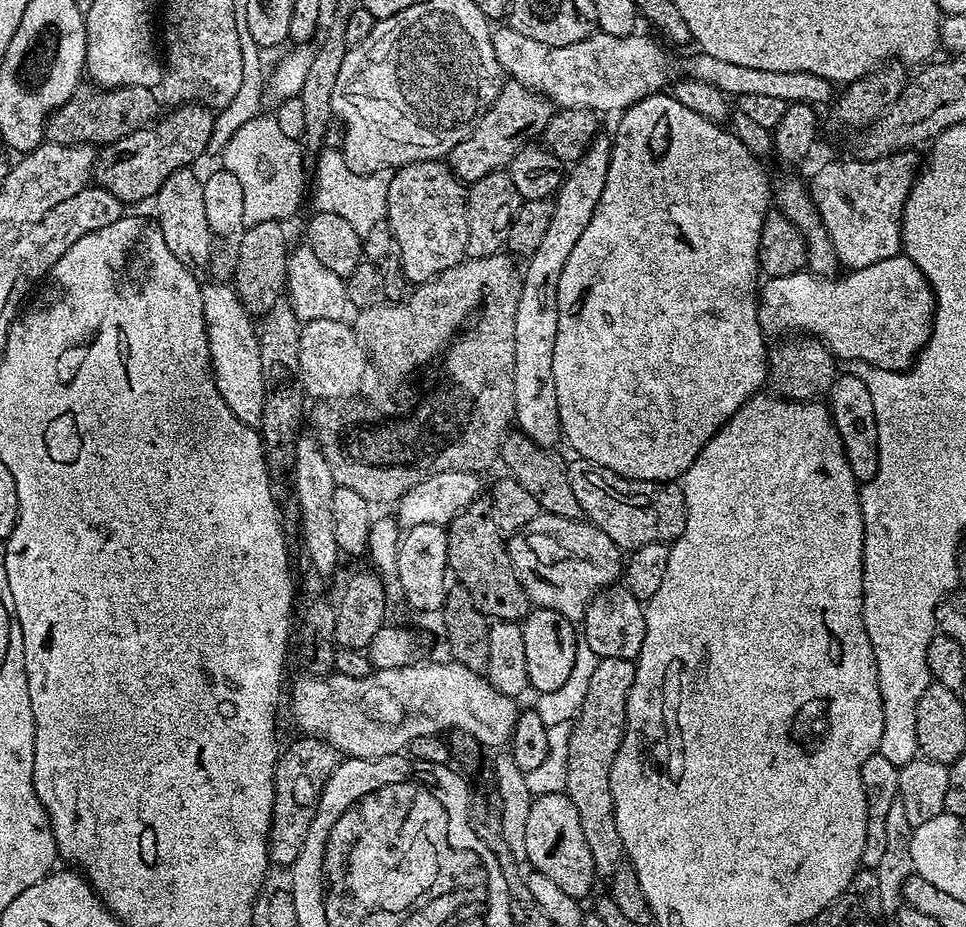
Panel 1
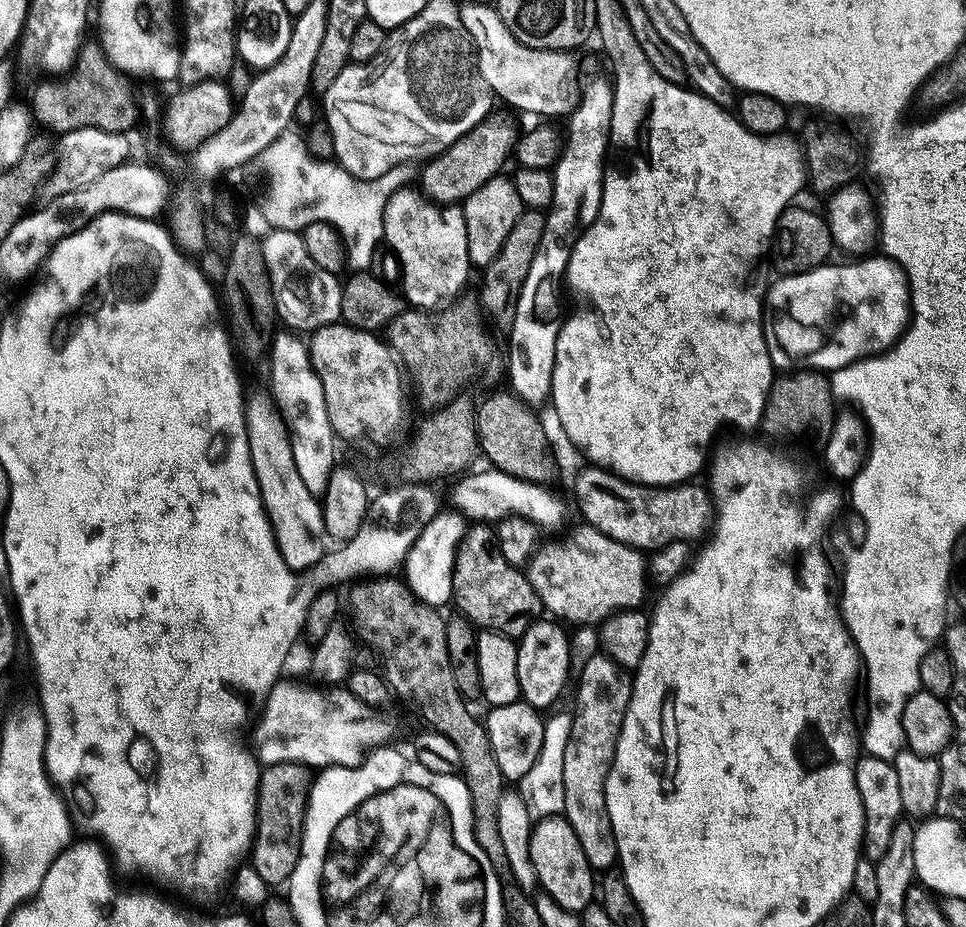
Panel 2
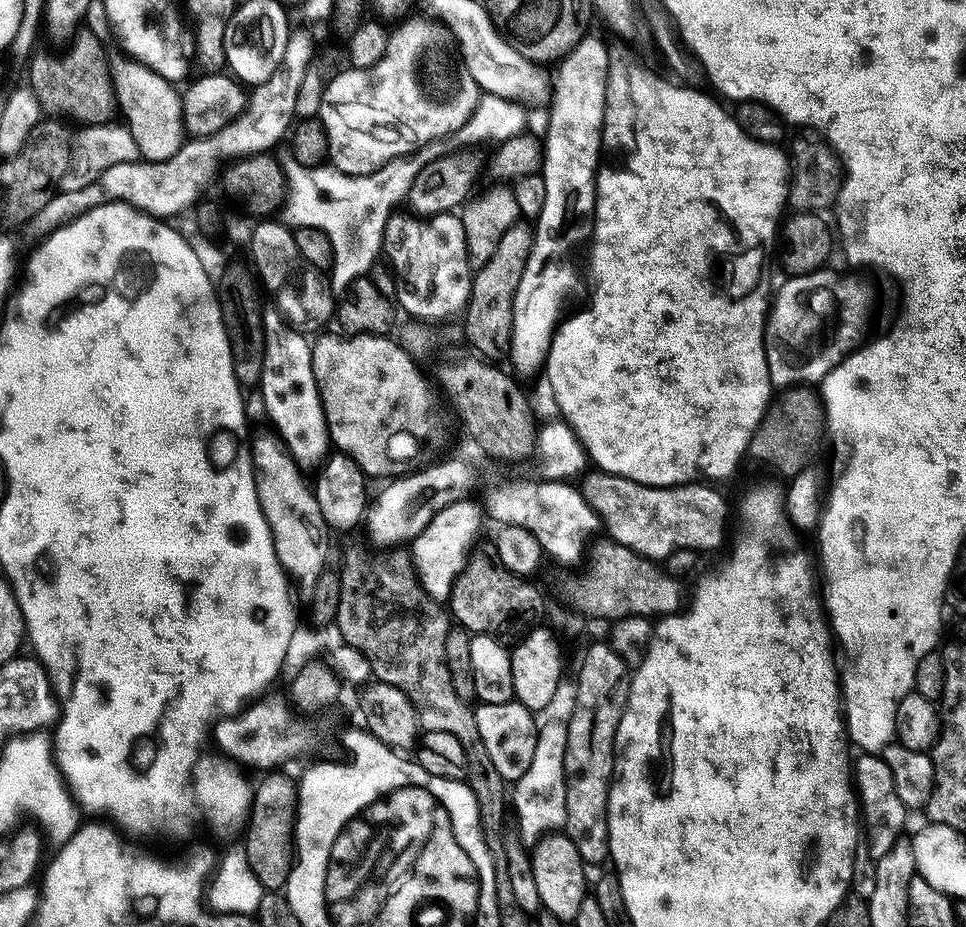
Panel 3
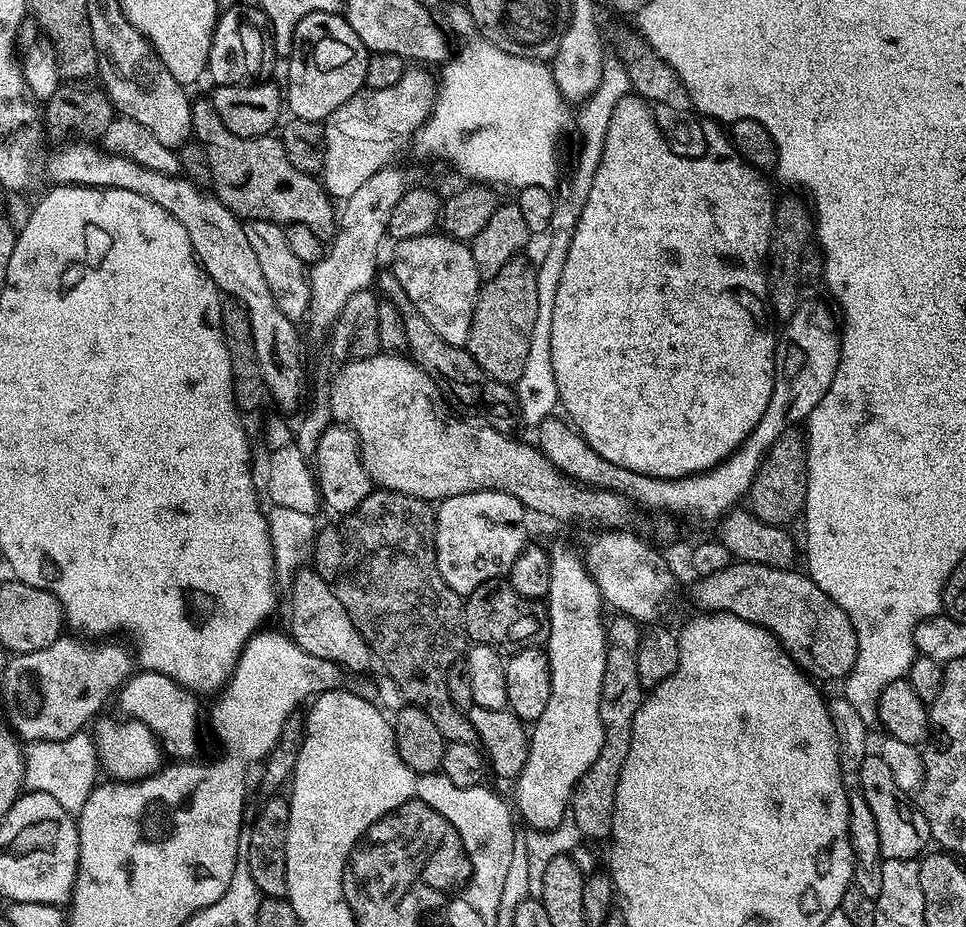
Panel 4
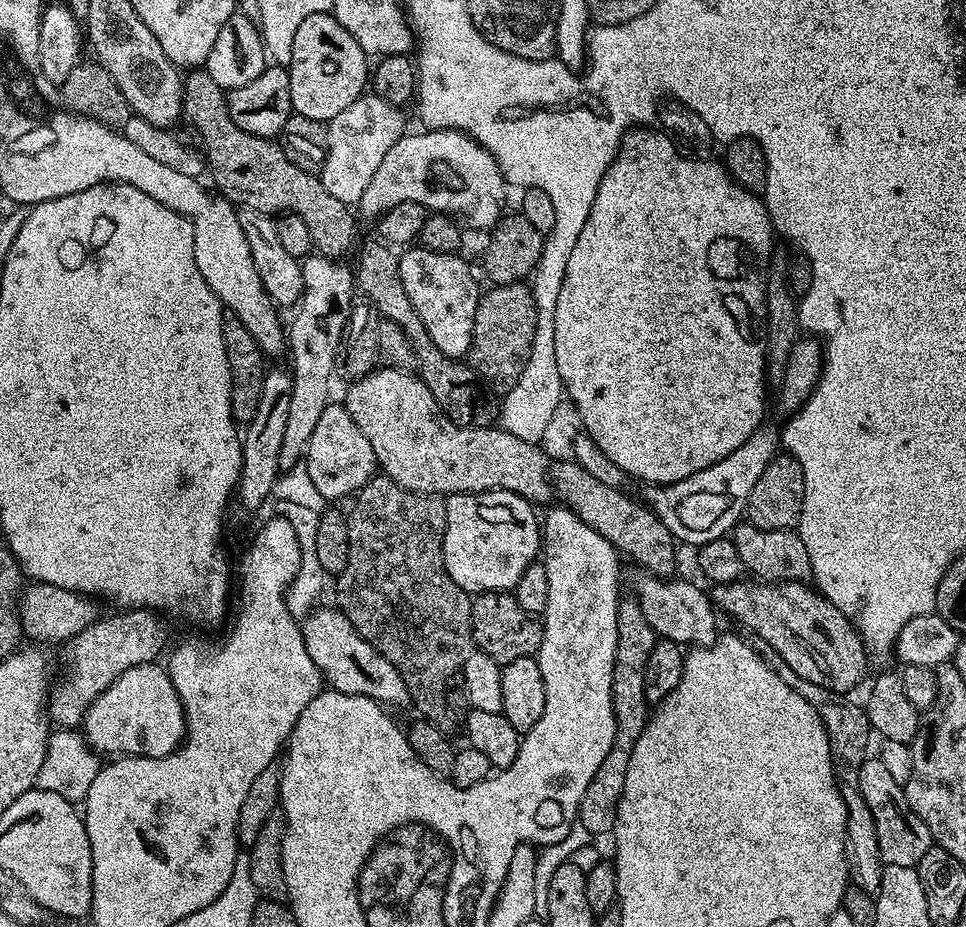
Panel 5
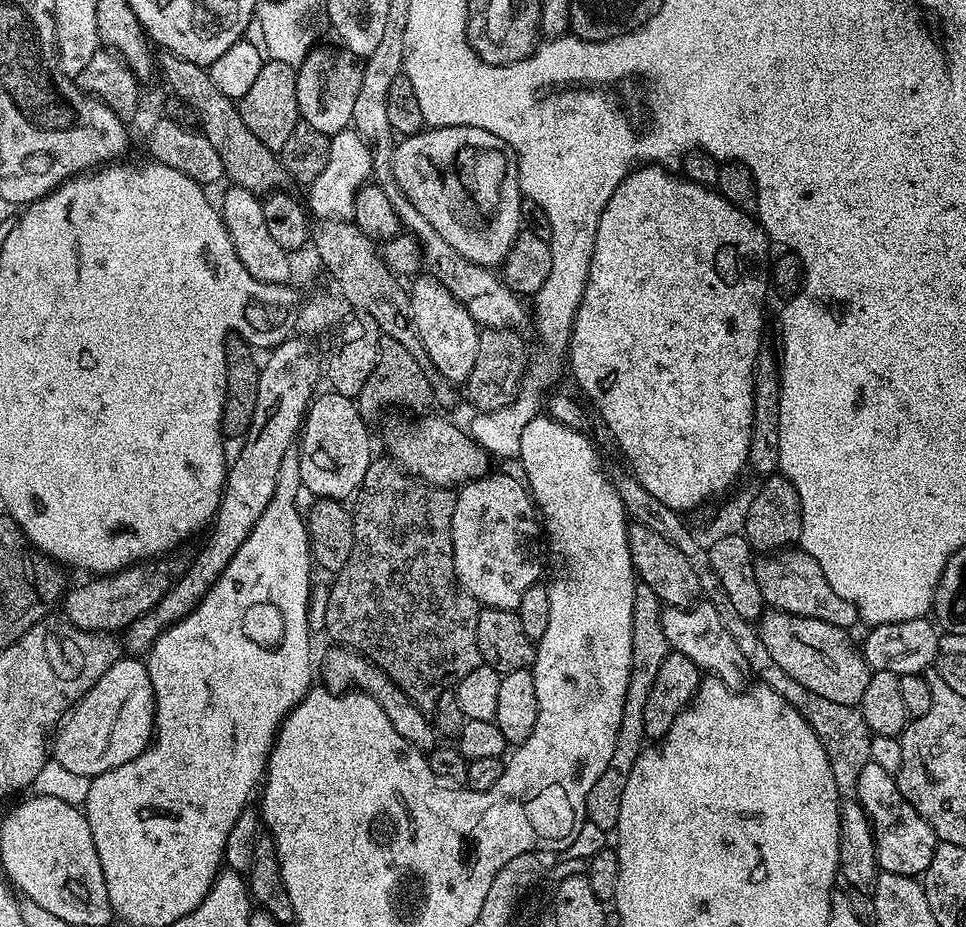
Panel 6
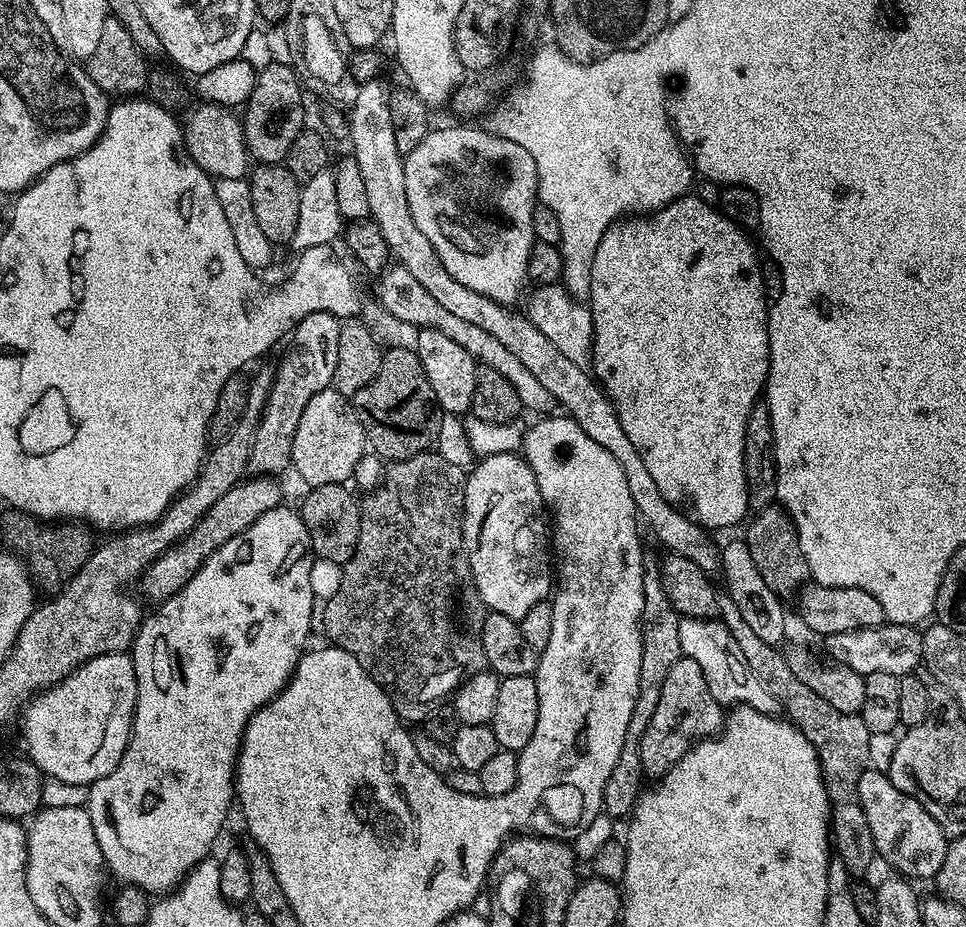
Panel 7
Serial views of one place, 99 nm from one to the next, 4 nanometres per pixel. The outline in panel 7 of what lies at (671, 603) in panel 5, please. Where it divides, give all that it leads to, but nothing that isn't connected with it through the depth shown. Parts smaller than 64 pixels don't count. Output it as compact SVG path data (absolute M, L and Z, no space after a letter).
M683 617L678 626L678 642L681 653L694 658L694 662L702 666L706 686L721 706L745 706L768 715L775 715L779 711L777 699L762 686L750 666L746 666L746 657L738 642L734 642L734 634L730 634L730 630L719 619Z

